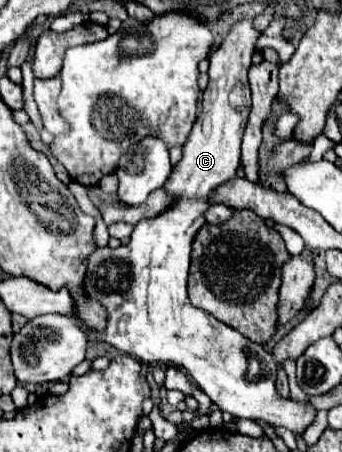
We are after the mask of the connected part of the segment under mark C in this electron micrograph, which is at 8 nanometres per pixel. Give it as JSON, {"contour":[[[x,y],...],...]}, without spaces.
{"contour":[[[253,18],[239,20],[233,24],[233,28],[229,30],[221,46],[211,54],[209,84],[203,92],[203,110],[199,118],[195,120],[193,130],[183,146],[183,158],[173,166],[173,172],[163,186],[163,190],[167,192],[173,204],[169,204],[169,208],[163,210],[159,216],[141,220],[139,224],[135,224],[127,246],[119,246],[117,250],[111,250],[109,246],[97,248],[89,256],[85,290],[91,298],[99,300],[107,308],[107,330],[105,334],[101,334],[101,340],[137,358],[142,364],[143,378],[146,378],[151,362],[181,366],[197,382],[197,386],[211,398],[211,402],[219,406],[221,412],[229,412],[233,418],[251,418],[251,420],[269,422],[271,426],[285,426],[291,432],[301,434],[313,422],[317,412],[309,402],[303,406],[291,398],[281,398],[277,394],[275,390],[277,366],[271,354],[261,344],[249,340],[235,328],[229,328],[227,324],[219,322],[211,314],[195,308],[187,296],[191,242],[195,240],[195,234],[199,232],[199,228],[207,224],[205,212],[207,208],[213,206],[211,194],[221,184],[237,176],[237,168],[241,162],[241,136],[251,112],[251,92],[247,82],[247,70],[251,66],[251,58],[253,58],[259,36],[261,32],[253,26]]]}

